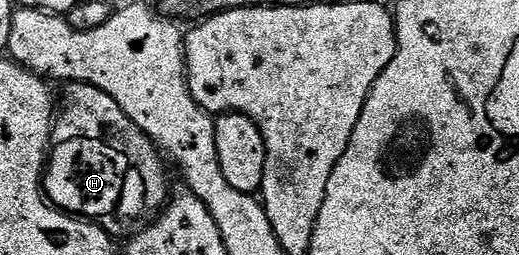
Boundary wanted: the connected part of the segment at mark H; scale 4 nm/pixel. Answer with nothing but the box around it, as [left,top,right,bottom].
[43,81,143,219]

